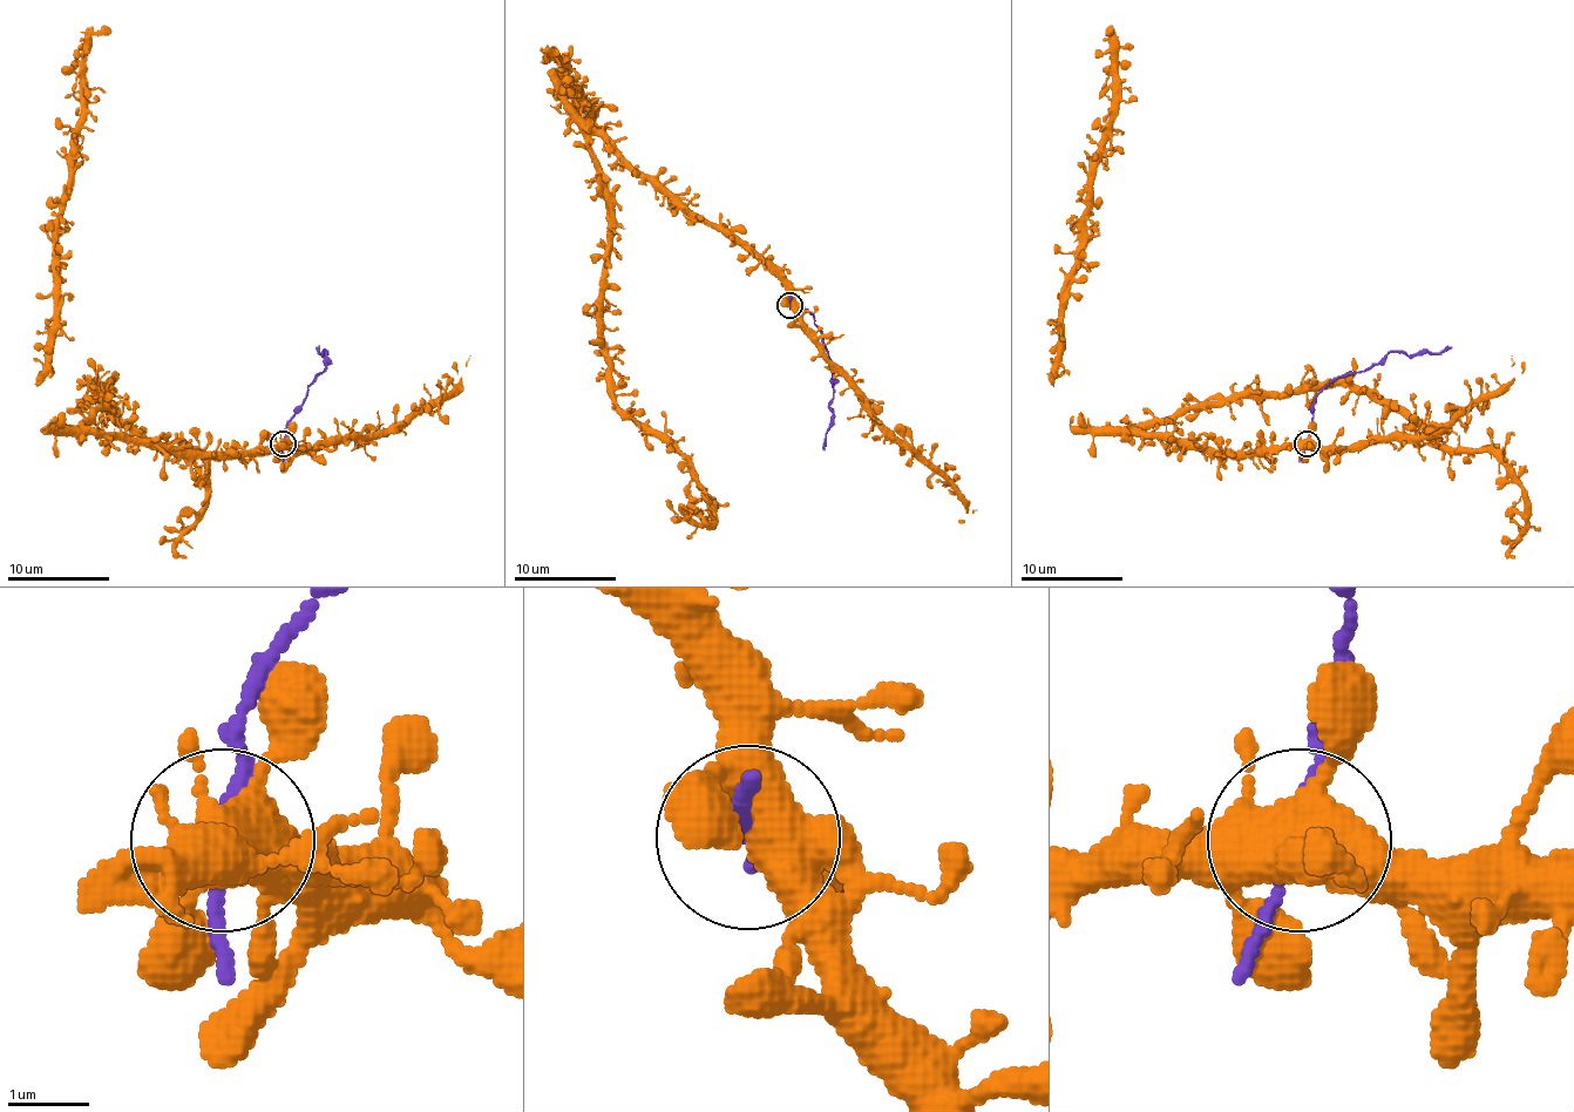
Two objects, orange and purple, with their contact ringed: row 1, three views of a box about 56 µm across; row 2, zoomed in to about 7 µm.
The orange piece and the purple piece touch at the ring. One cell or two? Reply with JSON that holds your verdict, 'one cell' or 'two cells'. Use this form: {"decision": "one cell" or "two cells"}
{"decision": "one cell"}

